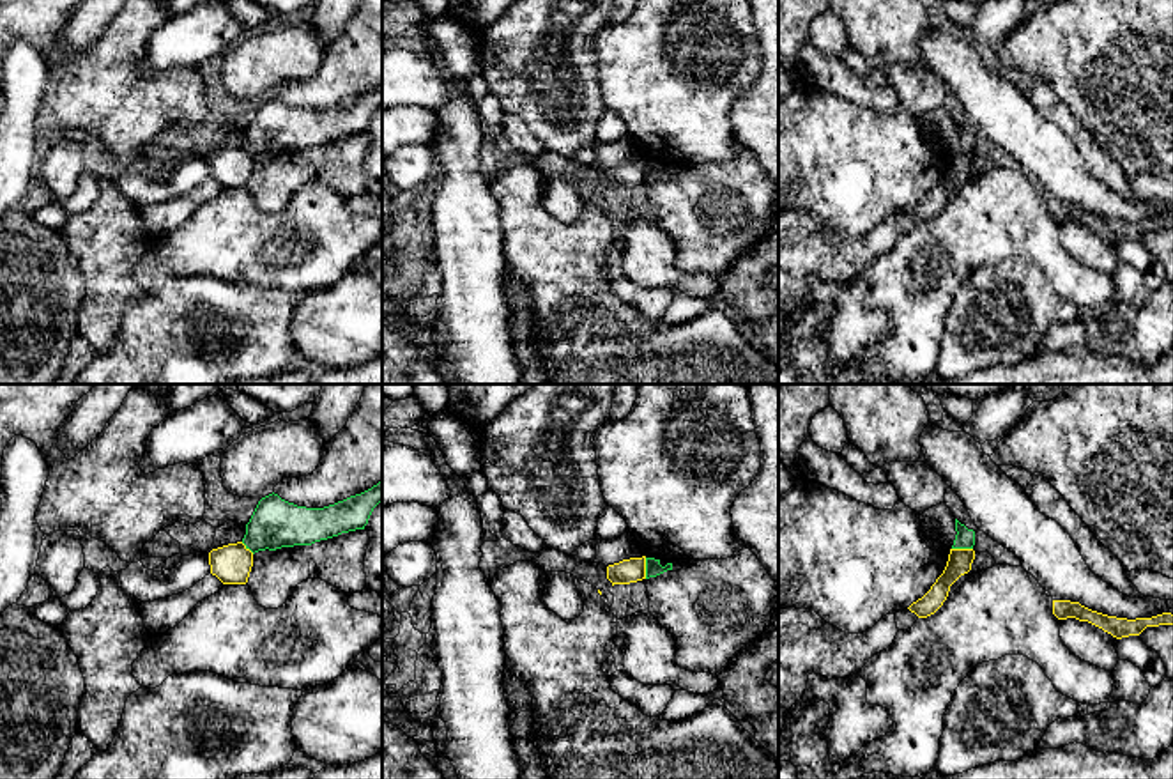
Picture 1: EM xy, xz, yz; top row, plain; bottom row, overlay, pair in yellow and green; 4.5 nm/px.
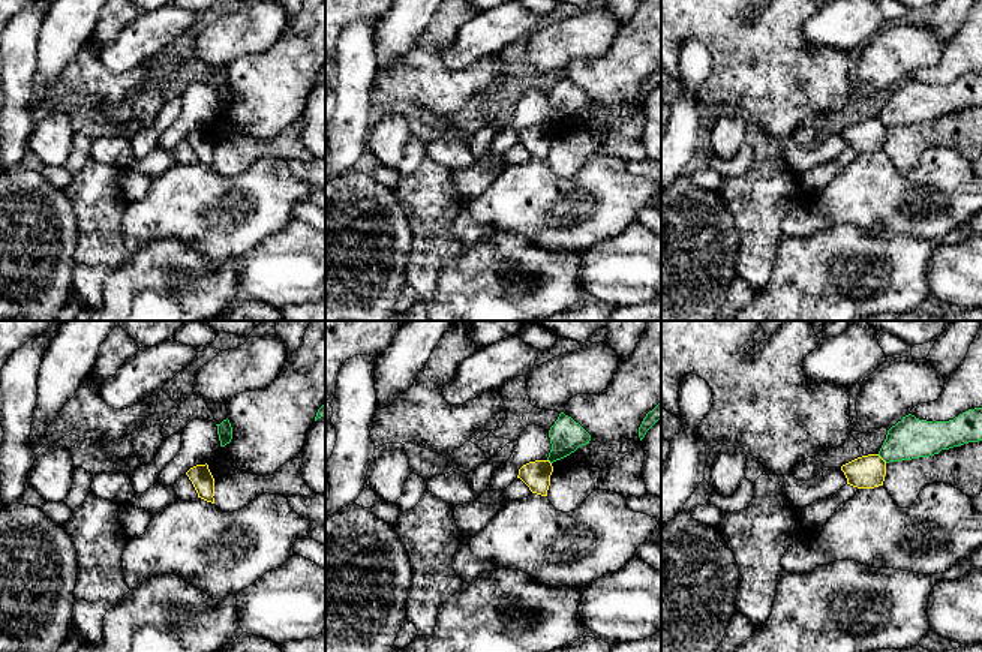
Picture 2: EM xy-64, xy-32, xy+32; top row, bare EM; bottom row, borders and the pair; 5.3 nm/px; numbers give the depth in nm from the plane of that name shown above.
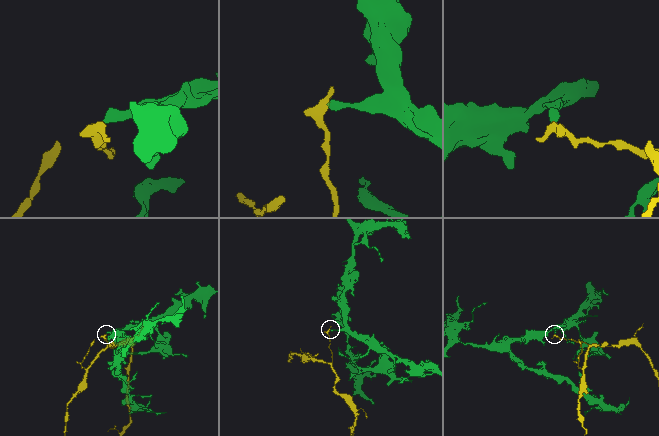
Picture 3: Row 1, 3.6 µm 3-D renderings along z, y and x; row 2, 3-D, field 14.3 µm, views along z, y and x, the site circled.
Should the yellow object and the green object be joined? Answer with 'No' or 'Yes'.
No

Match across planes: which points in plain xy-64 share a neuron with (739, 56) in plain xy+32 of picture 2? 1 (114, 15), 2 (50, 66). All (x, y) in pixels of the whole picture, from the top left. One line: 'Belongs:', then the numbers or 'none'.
Belongs: 1

